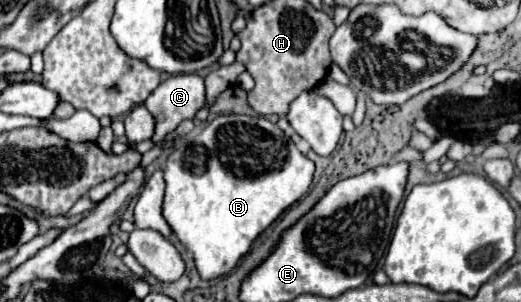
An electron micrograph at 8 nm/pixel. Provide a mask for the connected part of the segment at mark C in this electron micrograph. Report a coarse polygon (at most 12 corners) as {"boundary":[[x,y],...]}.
{"boundary":[[173,74],[145,100],[161,140],[203,106],[197,74]]}

